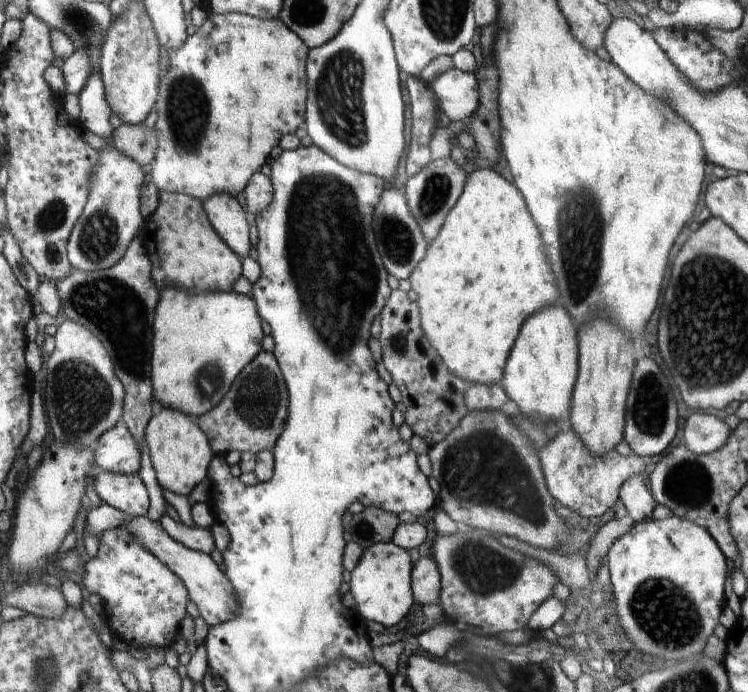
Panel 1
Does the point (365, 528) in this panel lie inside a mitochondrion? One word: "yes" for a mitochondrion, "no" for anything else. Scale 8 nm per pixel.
yes

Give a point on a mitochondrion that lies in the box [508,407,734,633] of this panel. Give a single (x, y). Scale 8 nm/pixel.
(689, 485)

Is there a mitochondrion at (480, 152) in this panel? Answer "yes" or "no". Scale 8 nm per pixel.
no

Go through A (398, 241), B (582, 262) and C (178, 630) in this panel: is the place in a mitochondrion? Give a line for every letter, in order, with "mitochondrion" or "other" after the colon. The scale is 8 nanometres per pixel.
A: mitochondrion
B: mitochondrion
C: other

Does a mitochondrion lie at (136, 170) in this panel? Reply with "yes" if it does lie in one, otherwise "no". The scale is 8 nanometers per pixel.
no

